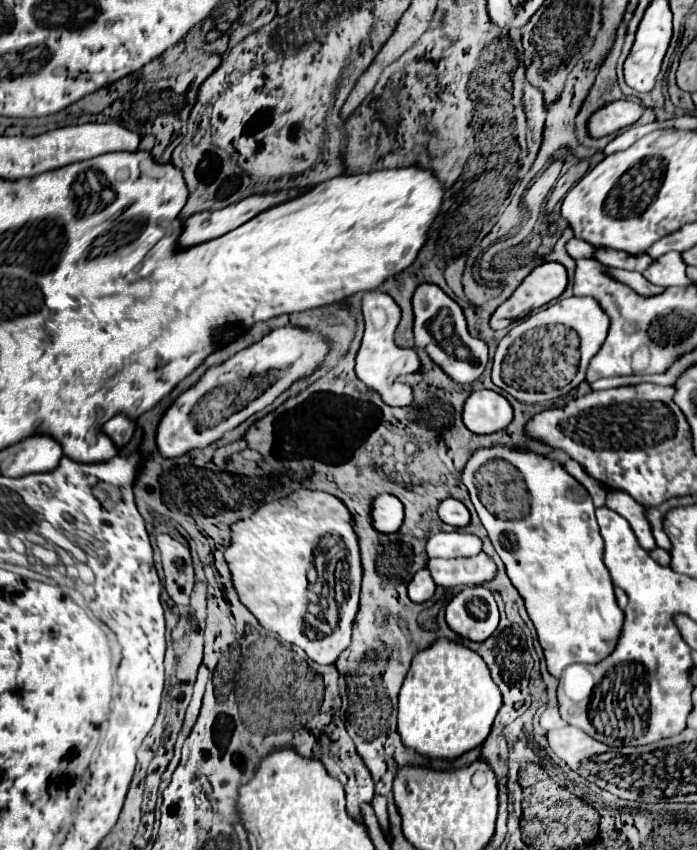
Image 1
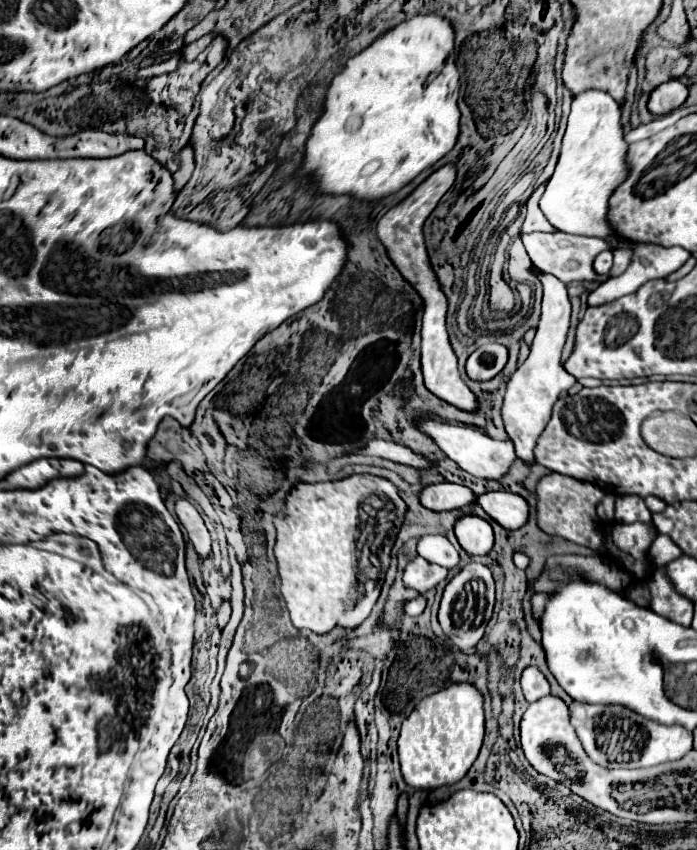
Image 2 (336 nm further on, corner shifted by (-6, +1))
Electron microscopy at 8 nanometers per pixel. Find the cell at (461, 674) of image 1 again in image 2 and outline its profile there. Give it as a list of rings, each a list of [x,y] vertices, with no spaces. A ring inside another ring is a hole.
[[[457,683],[449,689],[419,701],[415,711],[403,721],[399,735],[399,763],[403,779],[415,789],[437,789],[453,785],[465,777],[475,763],[485,735],[483,697],[469,683]]]

